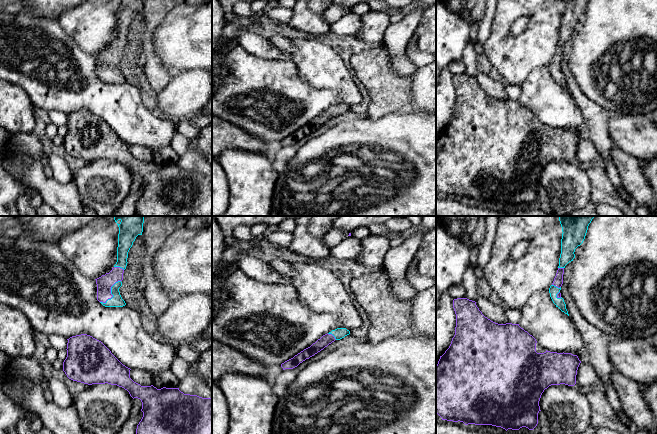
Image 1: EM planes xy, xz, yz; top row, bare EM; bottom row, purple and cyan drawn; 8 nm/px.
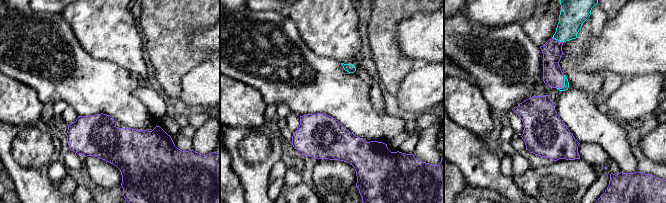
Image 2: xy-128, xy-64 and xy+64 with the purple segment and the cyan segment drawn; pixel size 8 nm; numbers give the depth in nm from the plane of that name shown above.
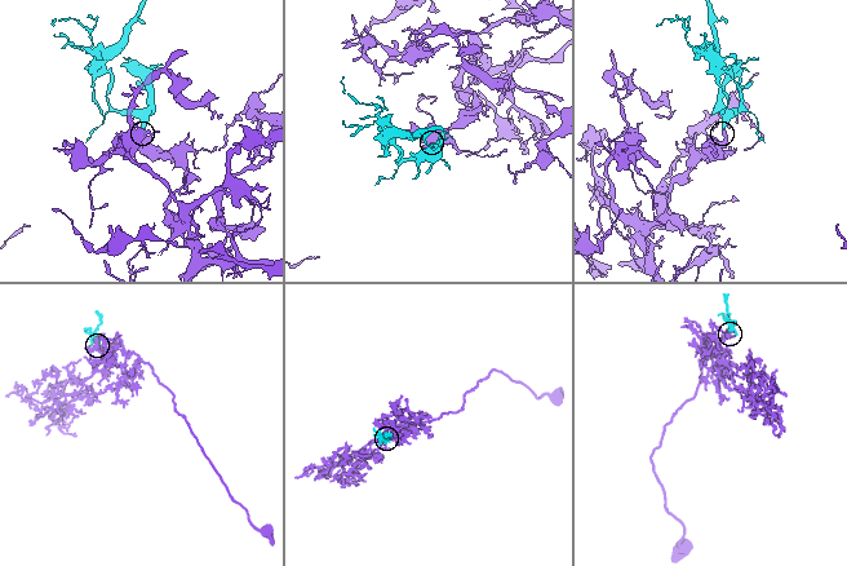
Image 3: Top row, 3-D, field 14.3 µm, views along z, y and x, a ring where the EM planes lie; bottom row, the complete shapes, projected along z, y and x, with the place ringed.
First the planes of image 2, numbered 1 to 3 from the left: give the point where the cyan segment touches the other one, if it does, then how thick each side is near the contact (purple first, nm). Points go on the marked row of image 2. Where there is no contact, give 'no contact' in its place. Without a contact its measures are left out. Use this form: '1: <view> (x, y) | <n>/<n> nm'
1: no contact
2: no contact
3: xy+64 (563, 84) | 160/50 nm

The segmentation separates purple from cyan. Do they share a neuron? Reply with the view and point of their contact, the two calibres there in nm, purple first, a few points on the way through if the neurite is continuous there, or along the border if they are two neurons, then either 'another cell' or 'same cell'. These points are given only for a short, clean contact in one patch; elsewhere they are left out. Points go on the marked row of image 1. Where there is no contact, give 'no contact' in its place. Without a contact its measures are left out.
xy (110, 293) | 130/100 nm | same cell

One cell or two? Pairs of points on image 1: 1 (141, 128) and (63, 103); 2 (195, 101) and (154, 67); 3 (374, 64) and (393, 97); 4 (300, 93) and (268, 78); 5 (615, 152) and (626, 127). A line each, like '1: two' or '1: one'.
1: one
2: two
3: one
4: one
5: two

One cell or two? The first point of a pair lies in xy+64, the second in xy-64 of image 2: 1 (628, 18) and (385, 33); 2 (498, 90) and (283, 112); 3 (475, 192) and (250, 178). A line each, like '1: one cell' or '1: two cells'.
1: two cells
2: two cells
3: two cells

